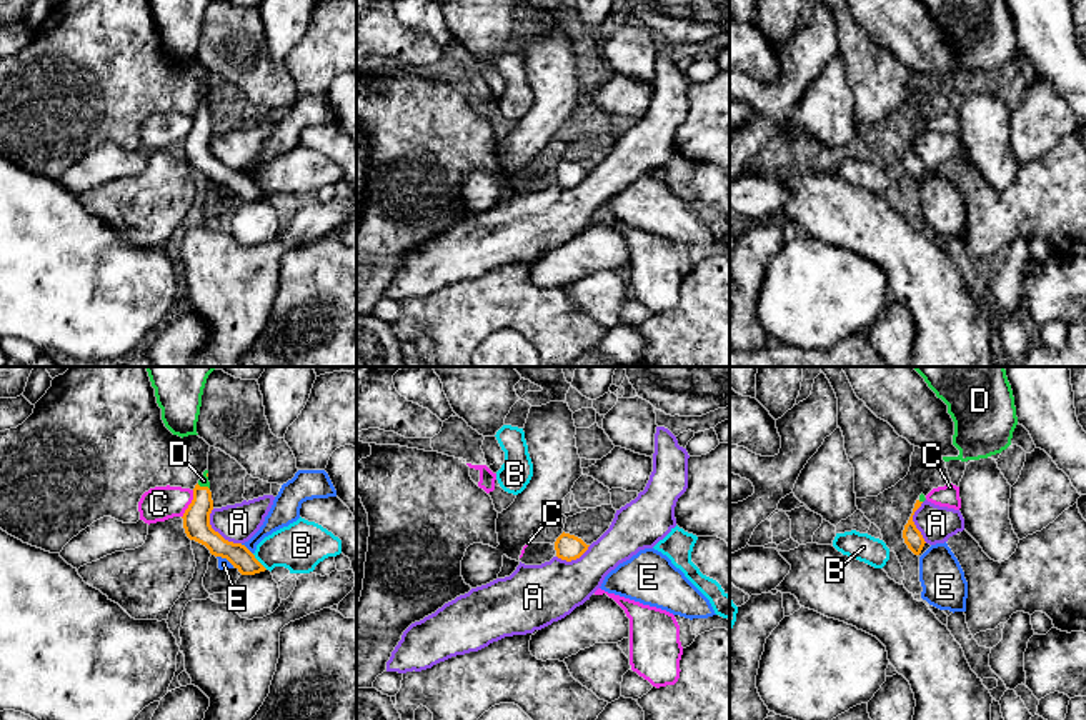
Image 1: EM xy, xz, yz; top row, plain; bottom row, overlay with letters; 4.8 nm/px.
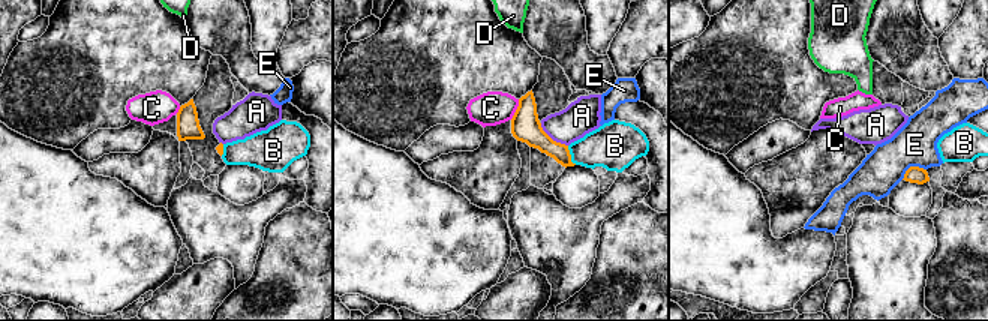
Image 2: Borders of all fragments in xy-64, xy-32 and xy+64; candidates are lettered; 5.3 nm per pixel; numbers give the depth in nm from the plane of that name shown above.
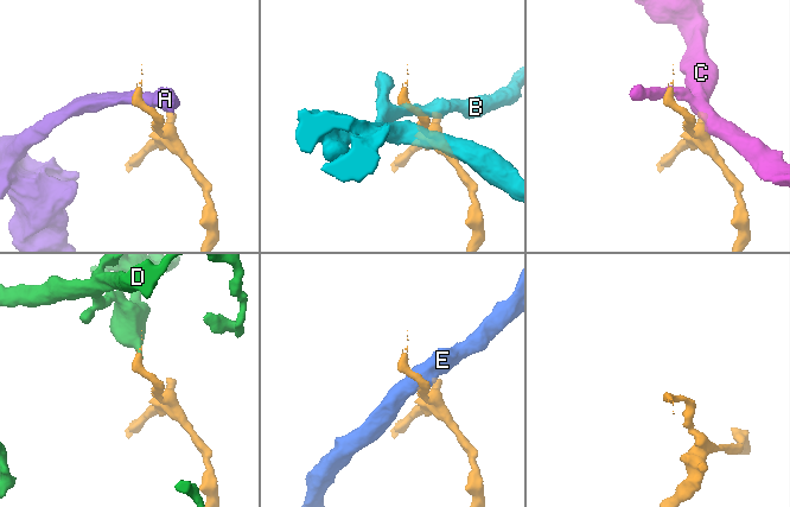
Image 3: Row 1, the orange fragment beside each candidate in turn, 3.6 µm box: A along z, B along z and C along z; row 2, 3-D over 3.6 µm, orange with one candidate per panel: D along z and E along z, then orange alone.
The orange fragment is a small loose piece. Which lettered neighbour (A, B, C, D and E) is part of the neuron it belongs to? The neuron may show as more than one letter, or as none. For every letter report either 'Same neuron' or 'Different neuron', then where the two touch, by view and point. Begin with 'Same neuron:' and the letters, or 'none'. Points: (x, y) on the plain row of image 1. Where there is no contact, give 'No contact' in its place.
Same neuron: D
A: Different neuron. Touches orange at xy (217, 159)
B: Different neuron. Touches orange at xy (259, 189)
C: Different neuron. Touches orange at xy (190, 130)
D: Same neuron. Touches orange at xy (204, 114)
E: Different neuron. Touches orange at xy (247, 175)

